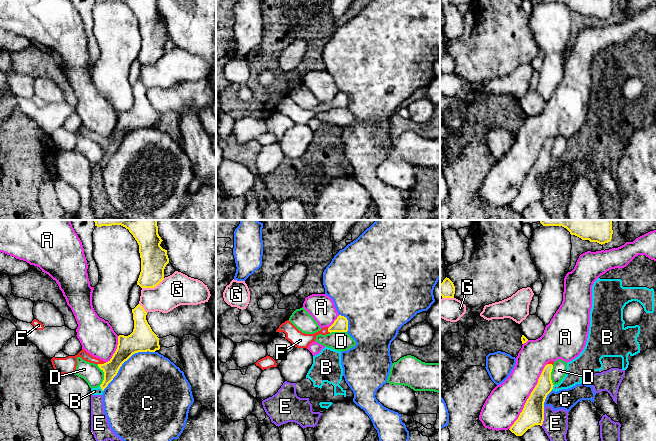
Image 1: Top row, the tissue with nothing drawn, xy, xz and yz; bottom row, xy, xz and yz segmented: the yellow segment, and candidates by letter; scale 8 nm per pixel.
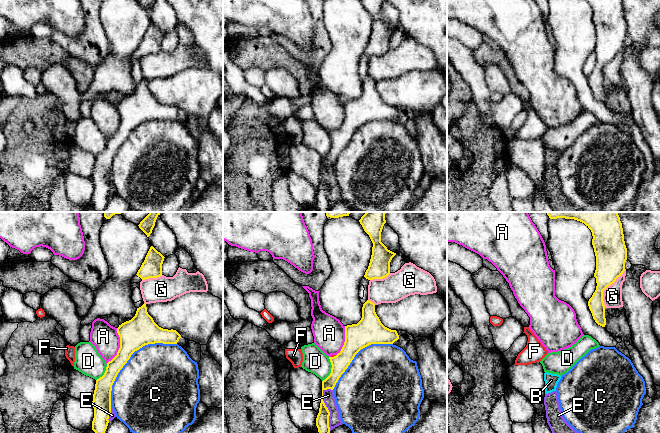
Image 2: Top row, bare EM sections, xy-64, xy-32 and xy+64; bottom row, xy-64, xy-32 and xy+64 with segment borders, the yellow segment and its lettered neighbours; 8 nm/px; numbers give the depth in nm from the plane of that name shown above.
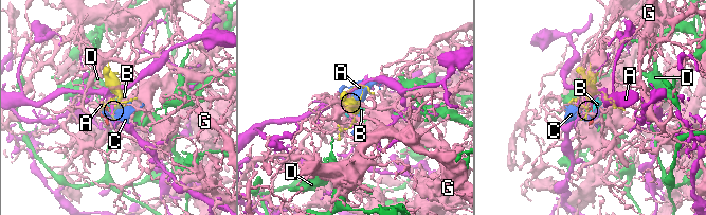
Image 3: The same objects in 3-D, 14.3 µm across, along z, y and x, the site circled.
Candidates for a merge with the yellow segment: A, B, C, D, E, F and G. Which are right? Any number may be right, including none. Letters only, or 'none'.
none

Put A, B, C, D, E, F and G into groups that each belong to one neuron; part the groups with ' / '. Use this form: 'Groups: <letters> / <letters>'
Groups: A / B E / C / D / F / G

